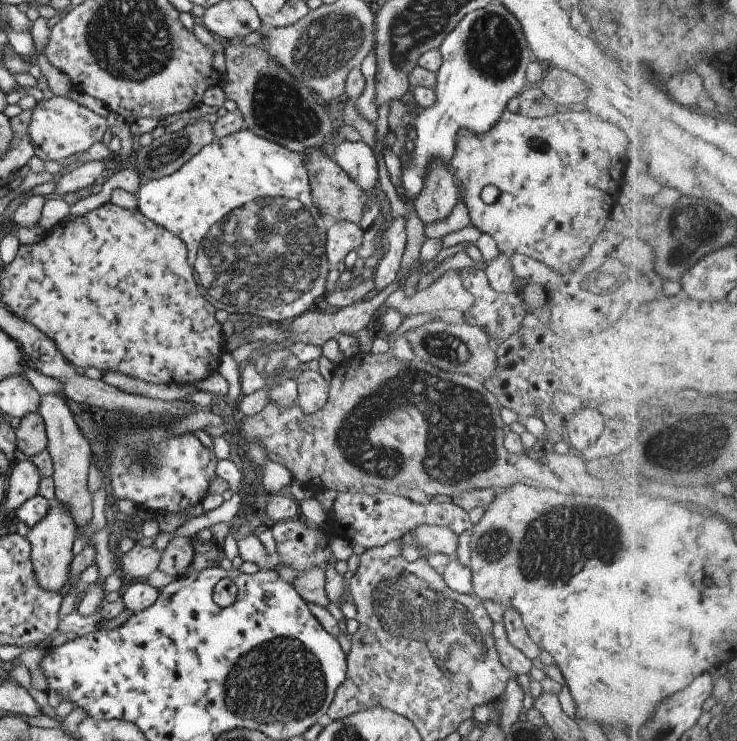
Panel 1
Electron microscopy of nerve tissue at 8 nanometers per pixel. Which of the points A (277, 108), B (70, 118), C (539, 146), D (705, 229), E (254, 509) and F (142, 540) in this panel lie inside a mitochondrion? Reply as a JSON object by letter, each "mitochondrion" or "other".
{"A":"mitochondrion","B":"other","C":"mitochondrion","D":"mitochondrion","E":"other","F":"other"}

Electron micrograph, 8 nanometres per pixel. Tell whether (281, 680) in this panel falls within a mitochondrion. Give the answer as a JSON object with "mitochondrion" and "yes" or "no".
{"mitochondrion":"yes"}

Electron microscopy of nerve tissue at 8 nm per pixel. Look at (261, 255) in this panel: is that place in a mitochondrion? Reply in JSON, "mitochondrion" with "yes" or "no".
{"mitochondrion":"yes"}

